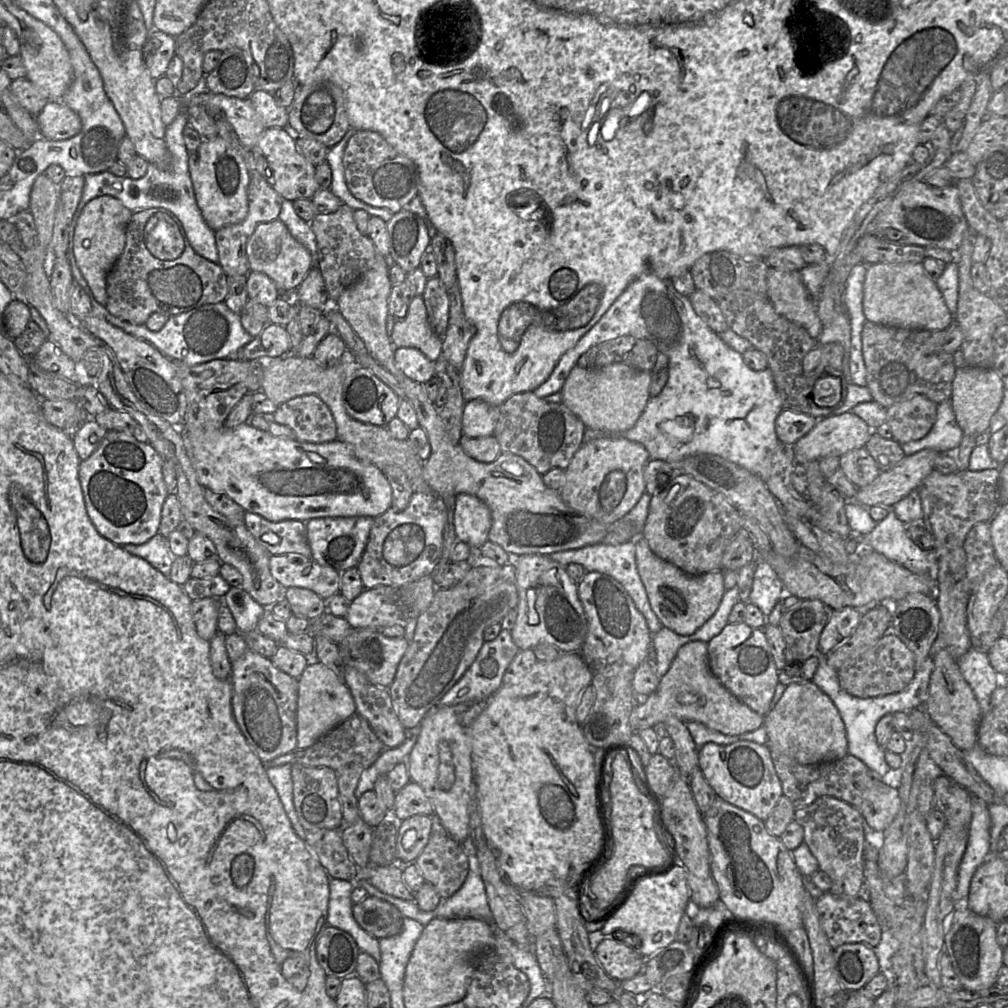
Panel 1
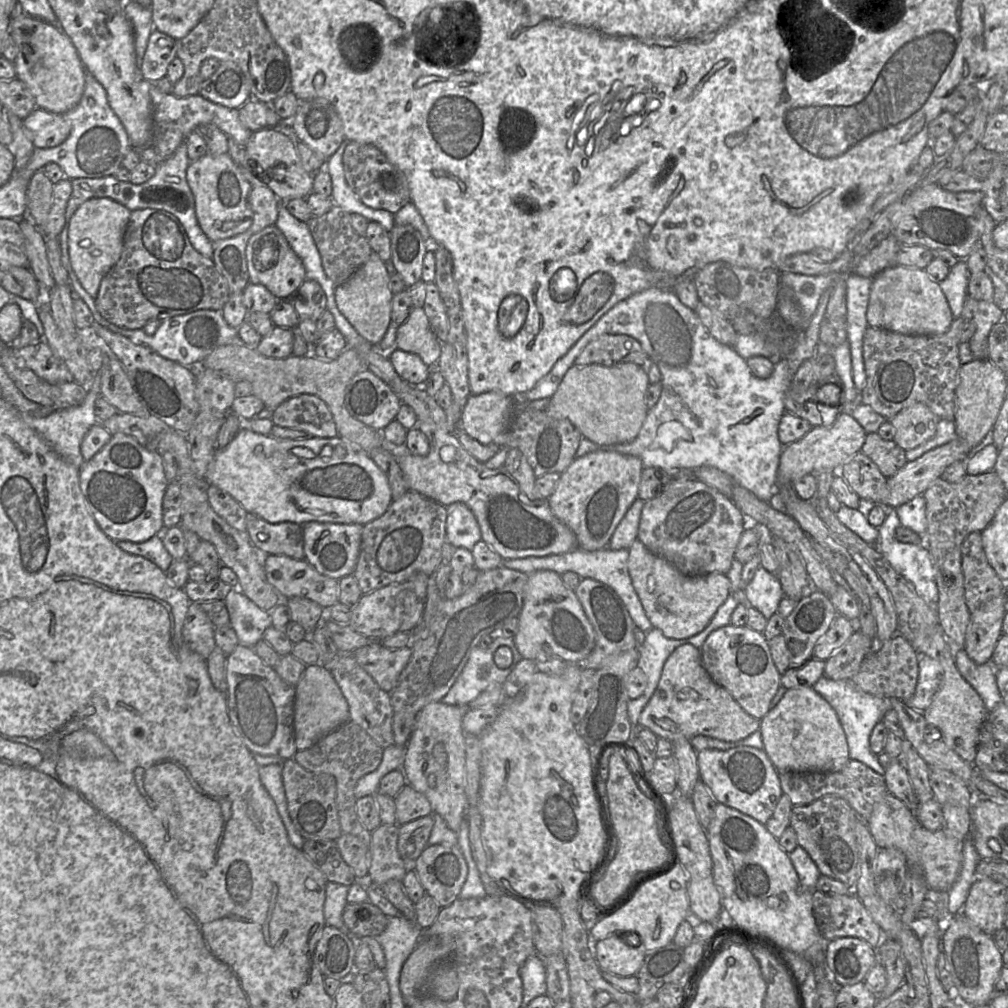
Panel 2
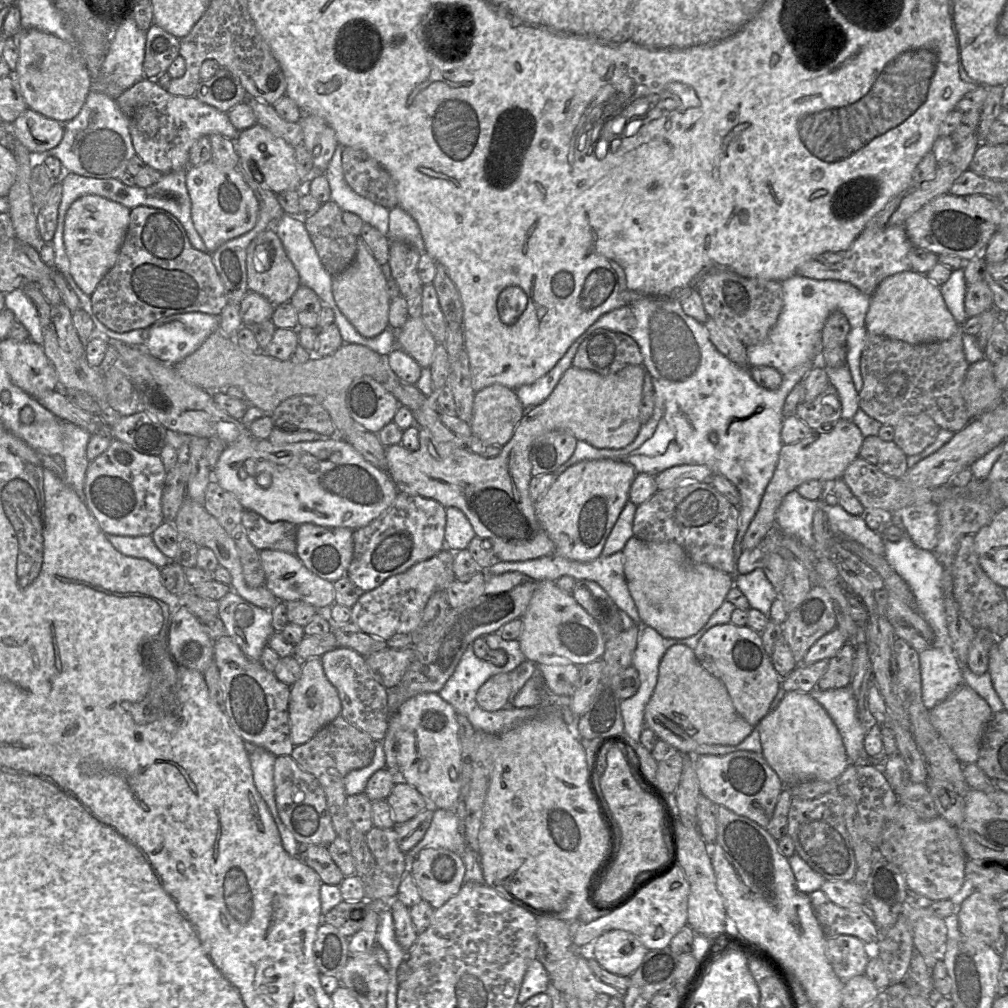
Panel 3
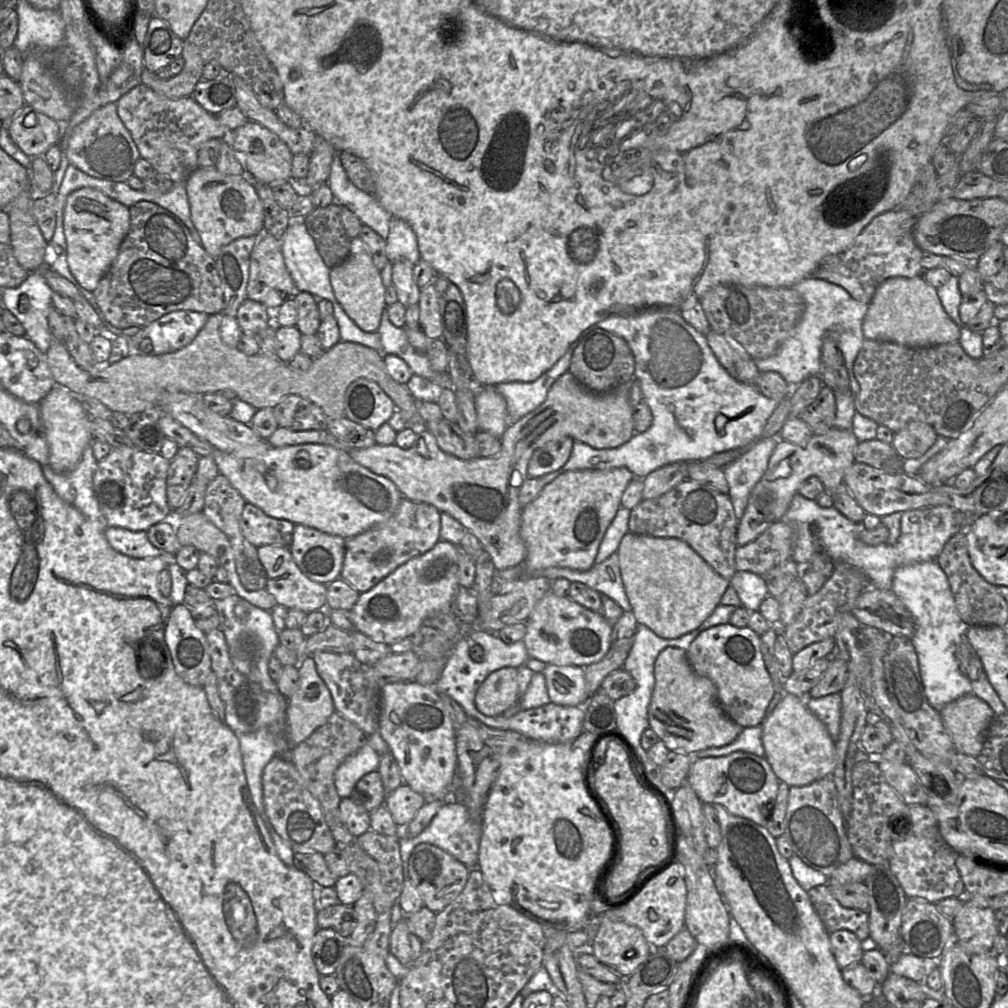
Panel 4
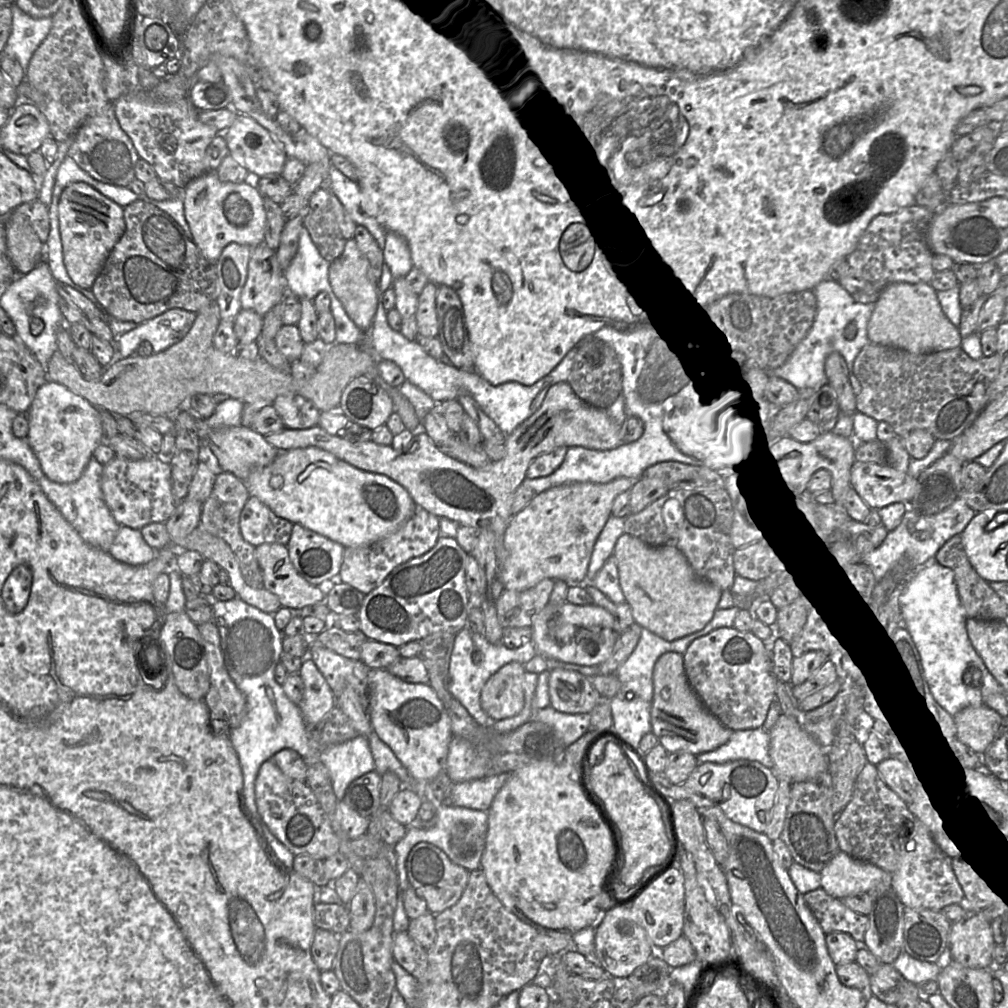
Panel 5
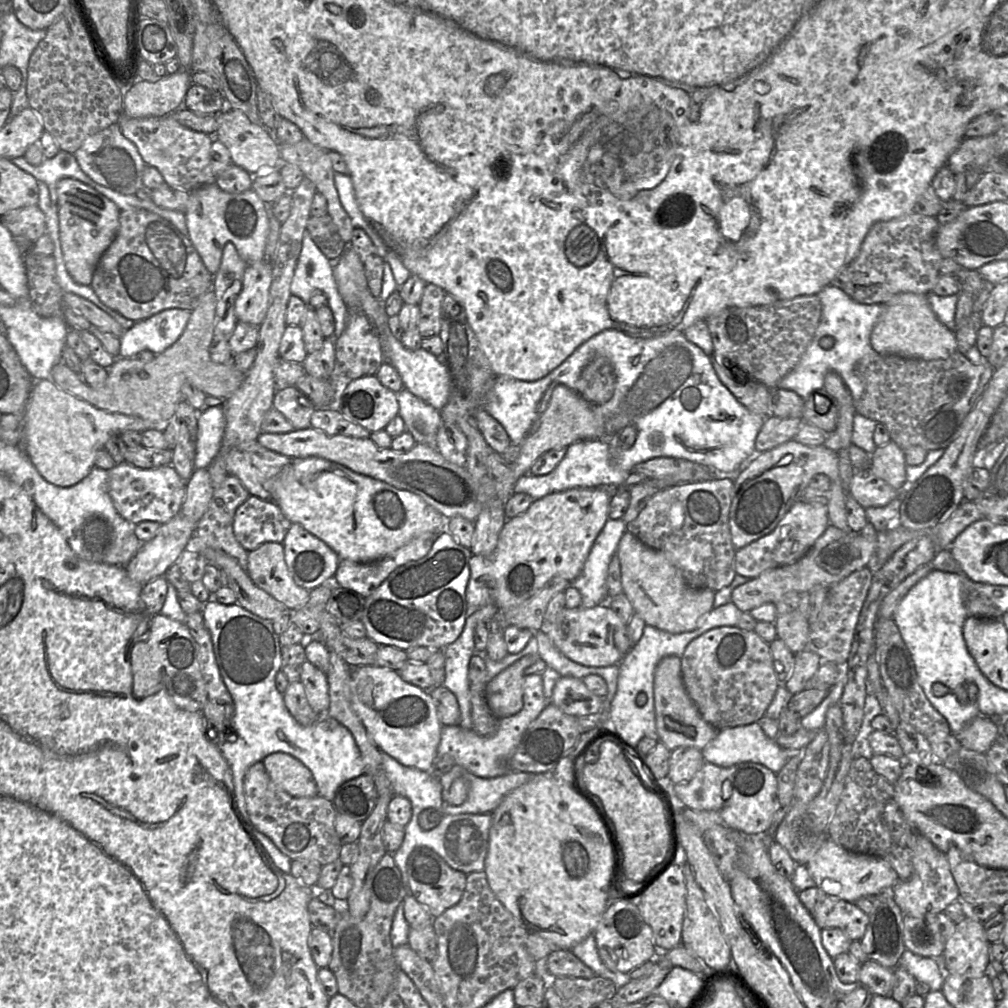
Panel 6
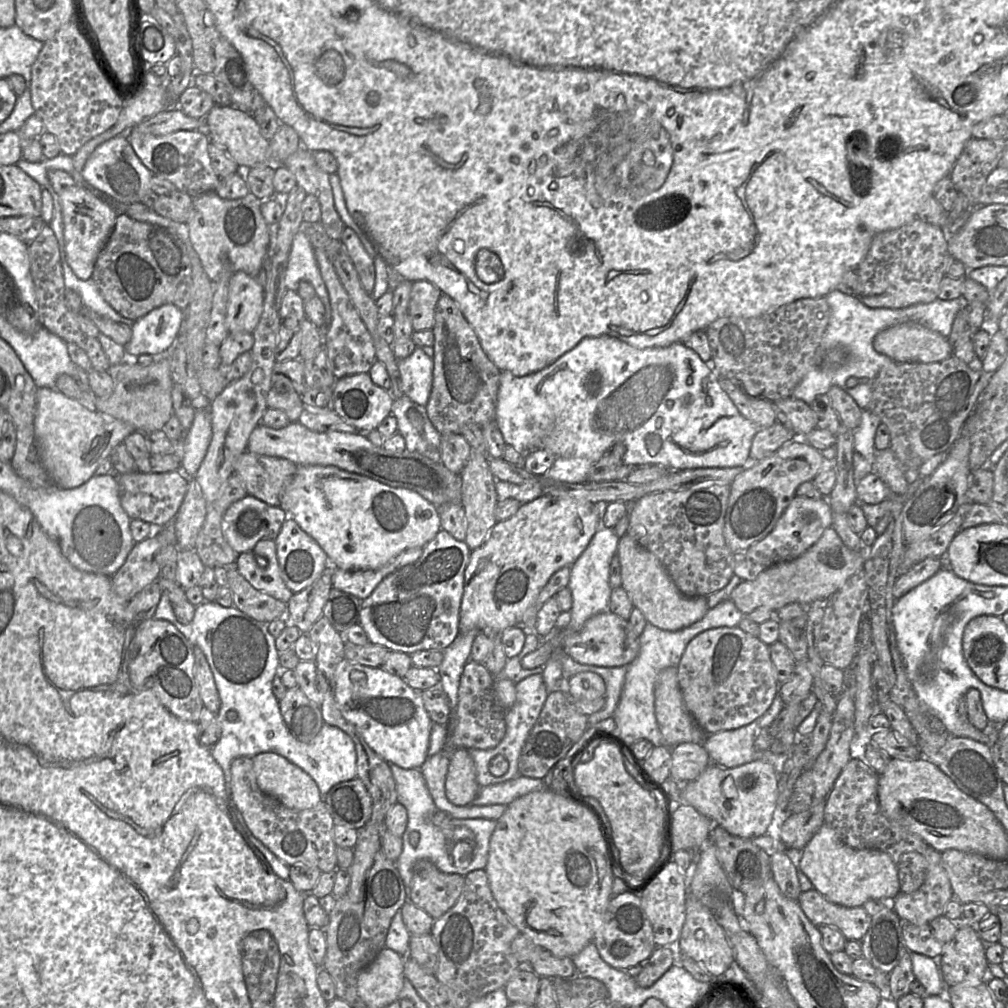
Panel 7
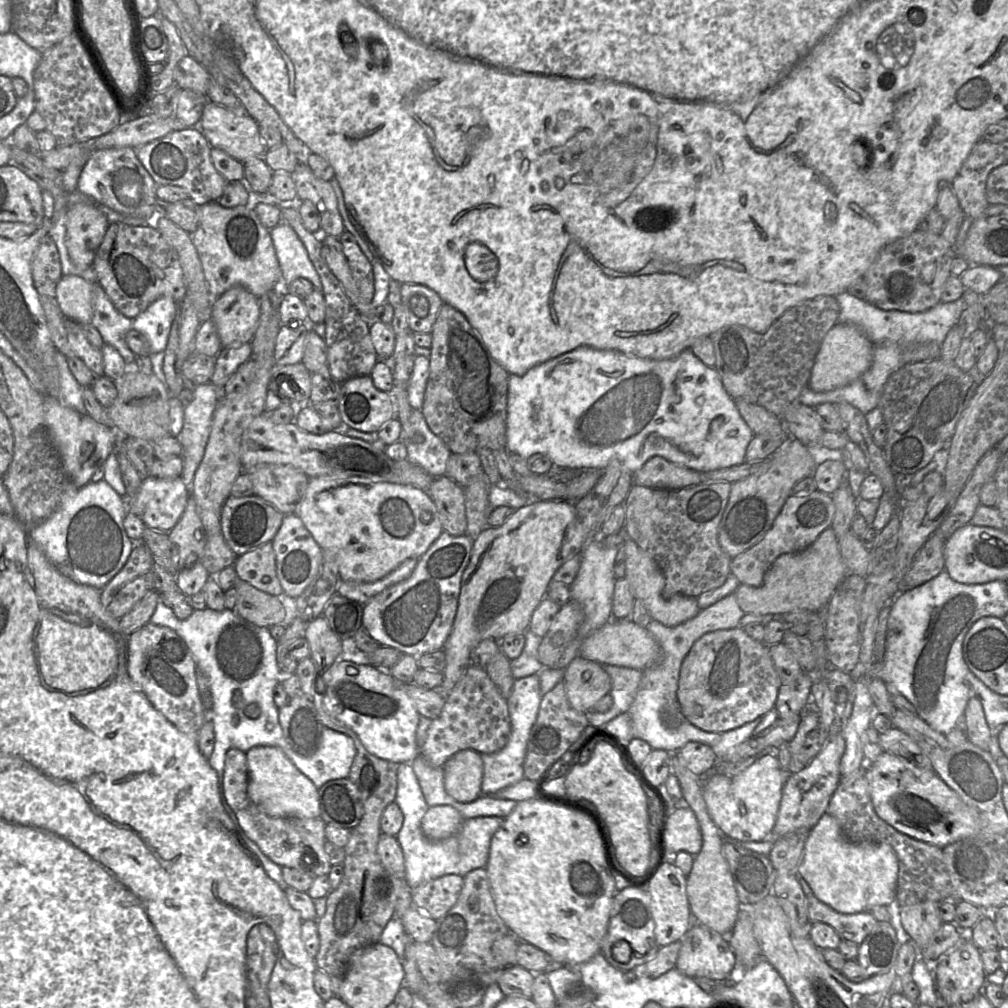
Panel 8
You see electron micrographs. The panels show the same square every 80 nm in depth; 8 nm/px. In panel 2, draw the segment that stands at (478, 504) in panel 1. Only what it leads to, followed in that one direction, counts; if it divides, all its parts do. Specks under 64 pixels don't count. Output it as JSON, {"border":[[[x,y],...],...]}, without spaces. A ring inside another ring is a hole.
{"border":[[[454,502],[446,509],[446,541],[454,548],[466,548],[471,551],[481,540],[480,527],[474,514],[462,502]]]}

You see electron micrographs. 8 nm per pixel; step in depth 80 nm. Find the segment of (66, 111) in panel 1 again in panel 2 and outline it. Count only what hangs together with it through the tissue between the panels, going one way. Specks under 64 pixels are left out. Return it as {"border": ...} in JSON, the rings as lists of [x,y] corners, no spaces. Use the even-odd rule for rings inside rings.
{"border":[[[36,108],[23,119],[35,148],[53,148],[62,144],[71,133],[71,122],[64,114]]]}

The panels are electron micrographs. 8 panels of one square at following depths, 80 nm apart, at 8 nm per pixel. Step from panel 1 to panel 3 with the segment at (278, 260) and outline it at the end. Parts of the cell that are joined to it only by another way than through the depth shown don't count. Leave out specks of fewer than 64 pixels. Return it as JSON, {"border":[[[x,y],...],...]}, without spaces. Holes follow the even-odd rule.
{"border":[[[270,227],[252,239],[246,252],[248,291],[265,297],[274,306],[289,302],[299,288],[300,278],[287,256],[274,227]]]}

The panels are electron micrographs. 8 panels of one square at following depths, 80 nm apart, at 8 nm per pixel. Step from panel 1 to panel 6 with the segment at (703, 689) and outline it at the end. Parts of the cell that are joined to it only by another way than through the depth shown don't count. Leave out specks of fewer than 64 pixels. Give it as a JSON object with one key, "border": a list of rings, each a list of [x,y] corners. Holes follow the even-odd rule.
{"border":[[[670,655],[662,658],[654,671],[654,708],[658,741],[670,751],[678,747],[694,747],[702,750],[718,733],[706,722],[689,697],[682,678],[681,658]]]}

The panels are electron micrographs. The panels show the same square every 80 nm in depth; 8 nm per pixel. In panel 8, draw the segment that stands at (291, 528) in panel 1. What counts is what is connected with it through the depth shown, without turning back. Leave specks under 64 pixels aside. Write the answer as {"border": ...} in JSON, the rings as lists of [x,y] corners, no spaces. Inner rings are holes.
{"border":[[[257,495],[228,496],[221,509],[221,533],[229,548],[240,556],[258,546],[271,542],[285,515]]]}

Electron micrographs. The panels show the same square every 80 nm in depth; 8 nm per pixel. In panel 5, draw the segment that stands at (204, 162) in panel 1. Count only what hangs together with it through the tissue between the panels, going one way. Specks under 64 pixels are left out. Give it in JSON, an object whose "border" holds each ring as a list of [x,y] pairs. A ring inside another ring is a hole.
{"border":[[[207,170],[190,181],[183,189],[184,213],[192,233],[192,241],[209,262],[216,263],[222,250],[229,243],[235,242],[255,247],[264,241],[266,214],[263,197],[256,188],[256,178],[260,177],[248,173],[248,177],[243,183],[222,182],[214,171]]]}

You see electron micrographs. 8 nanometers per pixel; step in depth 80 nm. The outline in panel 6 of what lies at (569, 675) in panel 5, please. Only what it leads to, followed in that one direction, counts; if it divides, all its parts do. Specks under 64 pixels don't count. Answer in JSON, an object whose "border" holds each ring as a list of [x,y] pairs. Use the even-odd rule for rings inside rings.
{"border":[[[560,676],[554,685],[551,703],[565,714],[580,717],[601,711],[603,697],[591,693],[579,678]]]}

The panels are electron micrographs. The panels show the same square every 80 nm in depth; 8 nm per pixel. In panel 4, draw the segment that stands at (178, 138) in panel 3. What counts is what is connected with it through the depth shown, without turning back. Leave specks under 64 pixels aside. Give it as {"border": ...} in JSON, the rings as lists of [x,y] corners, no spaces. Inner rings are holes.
{"border":[[[140,83],[122,95],[116,102],[116,106],[118,116],[130,132],[140,157],[146,159],[154,171],[167,176],[174,183],[185,182],[199,167],[198,150],[204,142],[211,138],[228,139],[230,137],[231,132],[217,120],[216,115],[207,112],[192,96],[171,99]]]}

